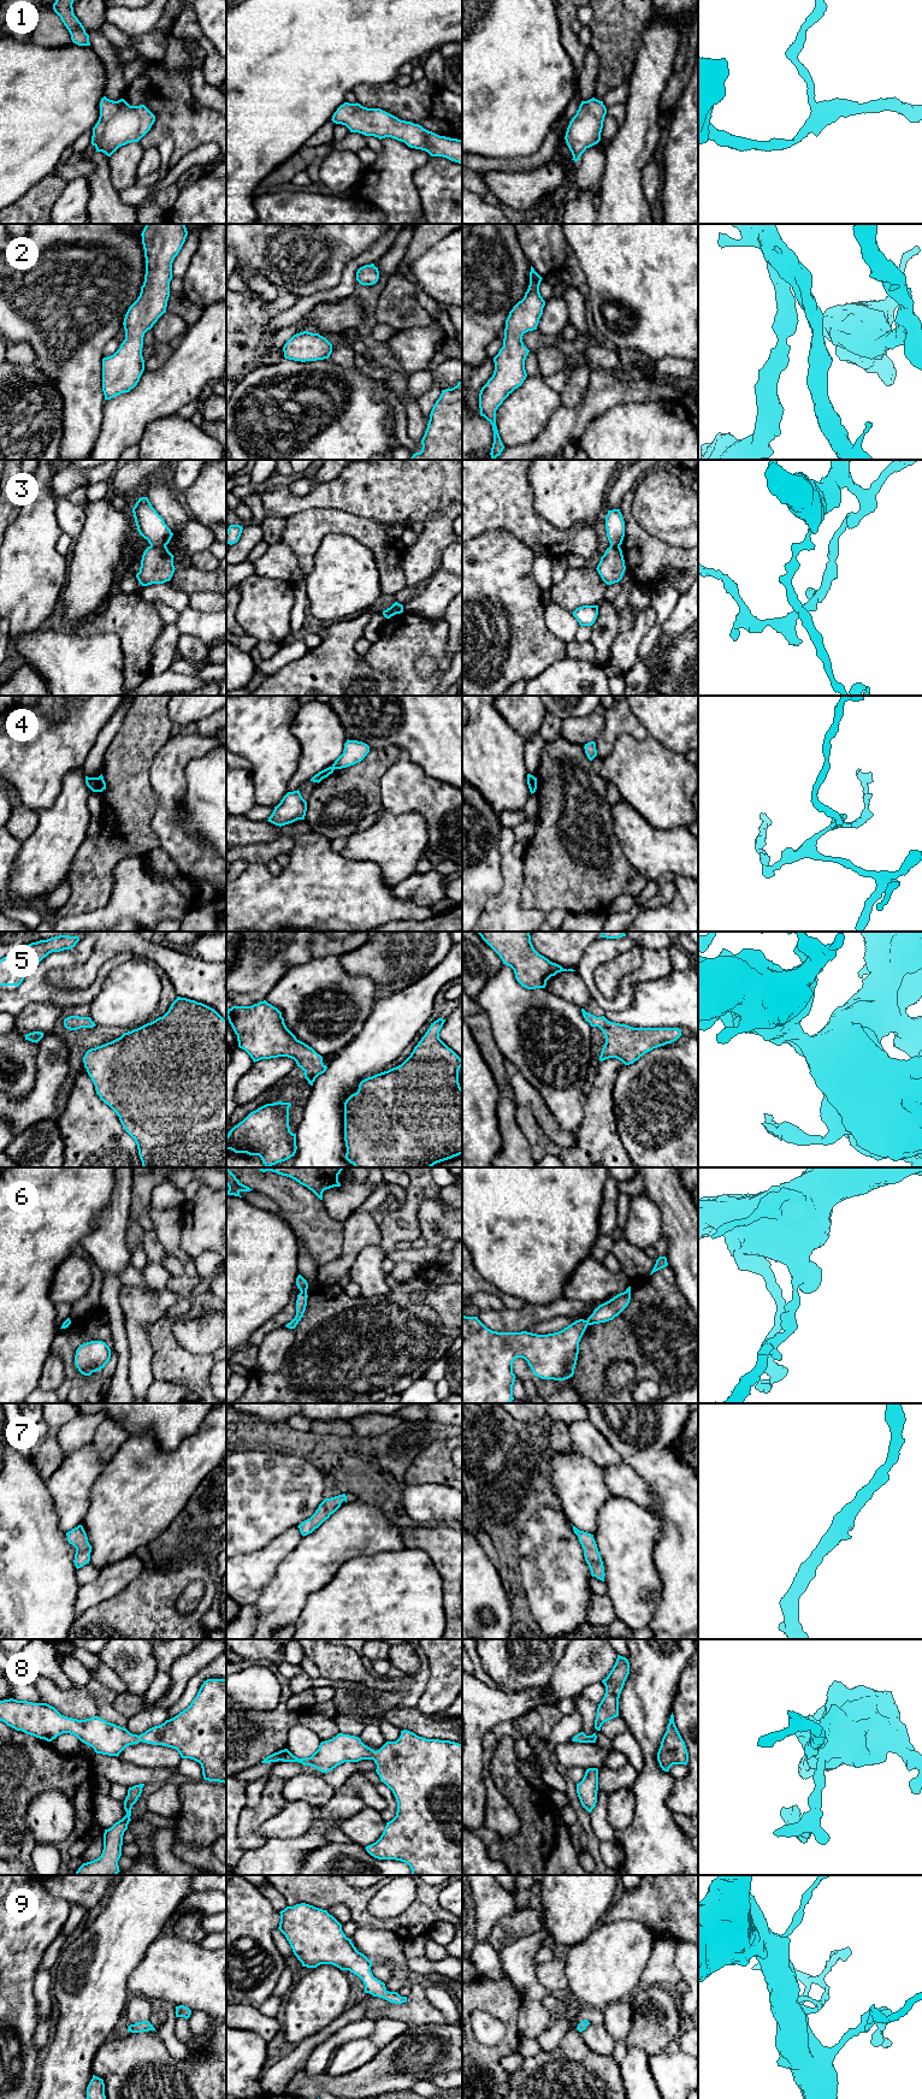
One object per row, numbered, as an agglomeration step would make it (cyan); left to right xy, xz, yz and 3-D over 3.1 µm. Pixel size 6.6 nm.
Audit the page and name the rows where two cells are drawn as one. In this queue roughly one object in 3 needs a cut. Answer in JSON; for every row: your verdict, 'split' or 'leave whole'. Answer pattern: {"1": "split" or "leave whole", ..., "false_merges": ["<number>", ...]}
{"1": "leave whole", "2": "leave whole", "3": "split", "4": "split", "5": "leave whole", "6": "split", "7": "leave whole", "8": "leave whole", "9": "leave whole", "false_merges": ["3", "4", "6"]}

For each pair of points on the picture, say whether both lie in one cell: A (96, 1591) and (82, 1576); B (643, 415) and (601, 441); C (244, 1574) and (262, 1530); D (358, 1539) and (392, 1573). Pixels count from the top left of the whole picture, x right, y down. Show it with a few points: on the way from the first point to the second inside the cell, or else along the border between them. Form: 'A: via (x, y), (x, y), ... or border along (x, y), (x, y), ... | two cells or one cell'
A: border along (101, 1570), (93, 1580), (80, 1586) | two cells
B: via (632, 426), (618, 441), (612, 441) | one cell
C: border along (278, 1536), (262, 1548), (238, 1555) | two cells
D: border along (401, 1549), (358, 1555), (346, 1561) | two cells

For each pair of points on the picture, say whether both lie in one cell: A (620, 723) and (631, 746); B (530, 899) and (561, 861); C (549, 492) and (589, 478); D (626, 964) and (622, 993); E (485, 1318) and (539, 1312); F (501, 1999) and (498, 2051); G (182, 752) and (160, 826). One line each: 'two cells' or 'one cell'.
A: two cells
B: one cell
C: one cell
D: two cells
E: one cell
F: one cell
G: one cell

